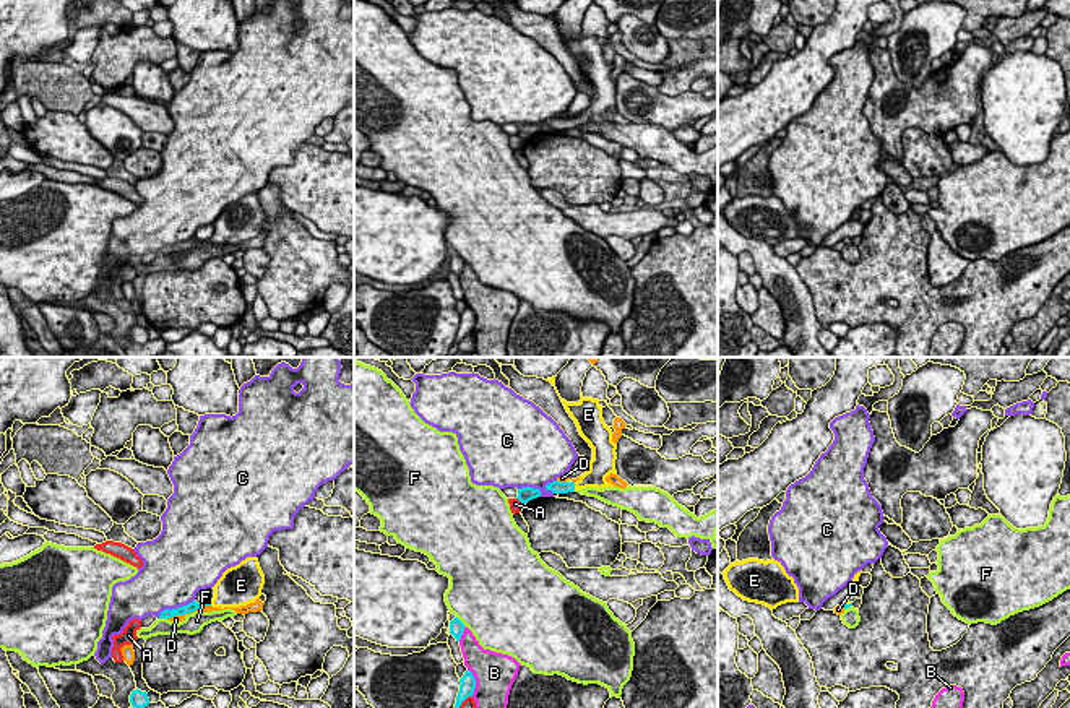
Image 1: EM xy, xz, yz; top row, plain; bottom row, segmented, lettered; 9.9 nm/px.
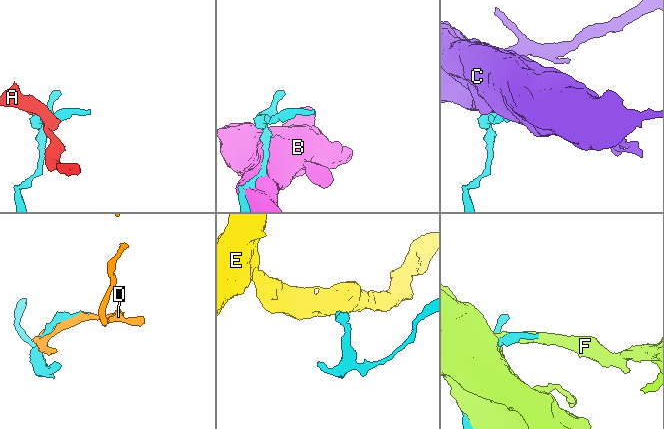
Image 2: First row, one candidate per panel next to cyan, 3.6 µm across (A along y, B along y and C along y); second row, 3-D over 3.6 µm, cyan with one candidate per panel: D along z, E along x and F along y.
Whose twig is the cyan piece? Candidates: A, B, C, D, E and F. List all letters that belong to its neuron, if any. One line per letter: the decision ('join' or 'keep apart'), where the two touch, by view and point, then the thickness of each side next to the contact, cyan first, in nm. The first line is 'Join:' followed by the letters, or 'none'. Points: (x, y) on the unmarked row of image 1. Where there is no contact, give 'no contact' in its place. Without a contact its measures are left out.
Join: E
A: keep apart | xz (520, 137) | 140/120 nm
B: keep apart | xz (474, 319) | 160/400 nm
C: keep apart | xy (174, 246) | 100/480 nm
D: keep apart | xy (189, 249) | 100/70 nm
E: join | xz (573, 122) | 130/190 nm
F: keep apart | xz (460, 257) | 160/500 nm

